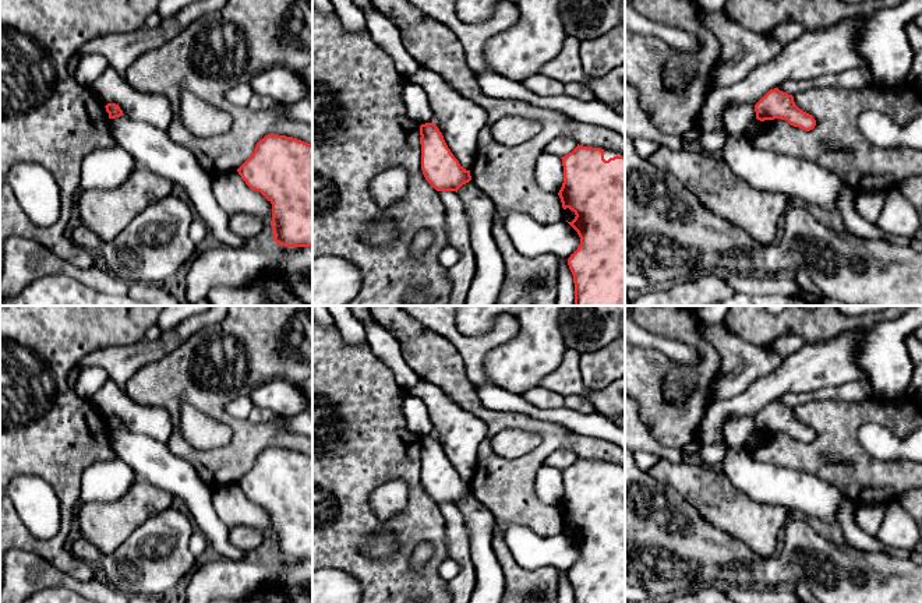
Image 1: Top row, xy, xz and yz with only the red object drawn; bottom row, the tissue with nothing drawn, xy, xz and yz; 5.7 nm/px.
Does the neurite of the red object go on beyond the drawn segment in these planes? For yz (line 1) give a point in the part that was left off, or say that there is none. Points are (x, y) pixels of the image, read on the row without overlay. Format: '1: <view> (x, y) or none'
1: none

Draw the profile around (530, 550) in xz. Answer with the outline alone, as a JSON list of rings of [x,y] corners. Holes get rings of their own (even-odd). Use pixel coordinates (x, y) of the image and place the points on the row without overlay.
[[[506,525],[502,539],[517,565],[530,571],[544,567],[569,571],[580,557],[577,544],[564,532],[544,537],[523,525]]]

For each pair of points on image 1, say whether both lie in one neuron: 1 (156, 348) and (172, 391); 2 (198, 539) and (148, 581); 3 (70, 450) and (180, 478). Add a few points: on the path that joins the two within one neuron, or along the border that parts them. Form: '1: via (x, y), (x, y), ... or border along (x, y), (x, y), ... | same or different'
1: border along (172, 352), (144, 365), (133, 377) | different
2: border along (193, 531), (189, 539), (189, 549), (198, 560) | different
3: border along (109, 432), (112, 448), (117, 457) | different

